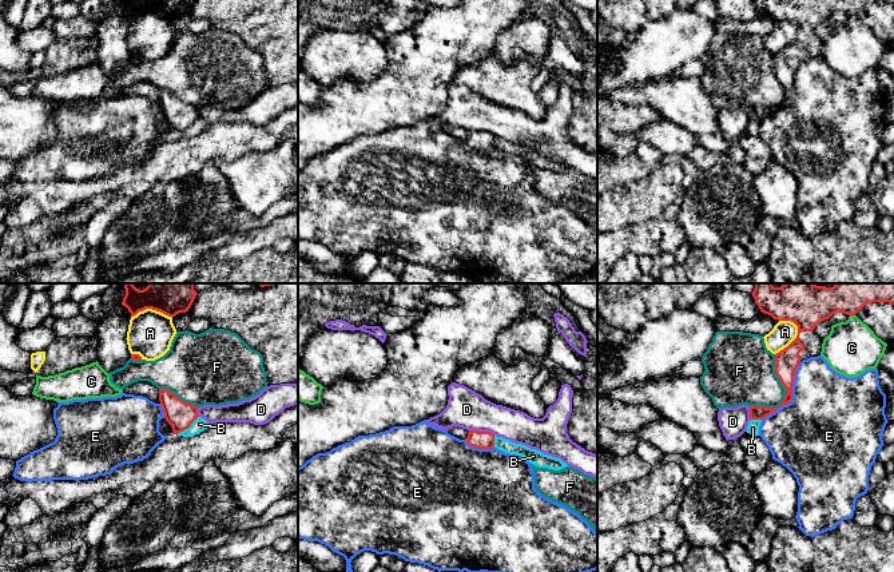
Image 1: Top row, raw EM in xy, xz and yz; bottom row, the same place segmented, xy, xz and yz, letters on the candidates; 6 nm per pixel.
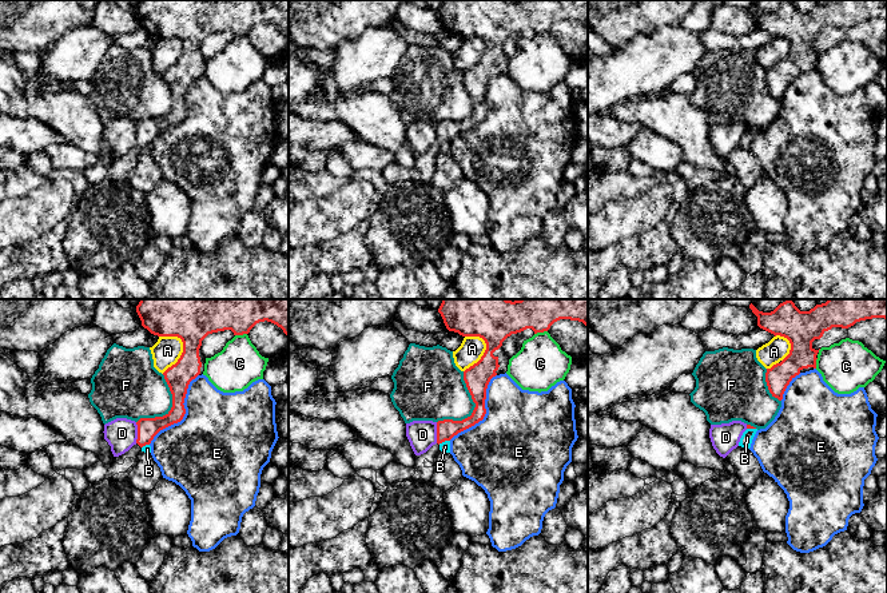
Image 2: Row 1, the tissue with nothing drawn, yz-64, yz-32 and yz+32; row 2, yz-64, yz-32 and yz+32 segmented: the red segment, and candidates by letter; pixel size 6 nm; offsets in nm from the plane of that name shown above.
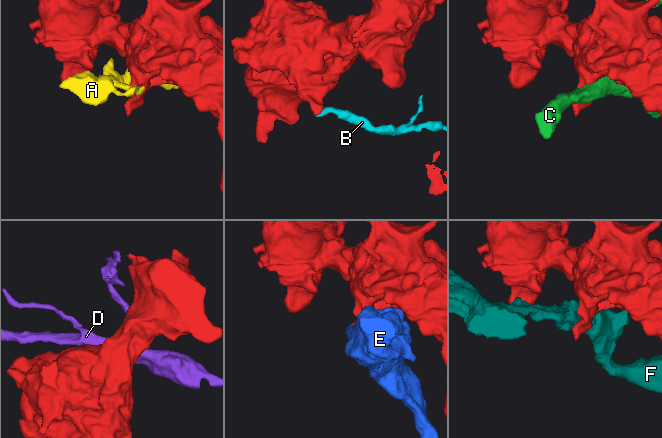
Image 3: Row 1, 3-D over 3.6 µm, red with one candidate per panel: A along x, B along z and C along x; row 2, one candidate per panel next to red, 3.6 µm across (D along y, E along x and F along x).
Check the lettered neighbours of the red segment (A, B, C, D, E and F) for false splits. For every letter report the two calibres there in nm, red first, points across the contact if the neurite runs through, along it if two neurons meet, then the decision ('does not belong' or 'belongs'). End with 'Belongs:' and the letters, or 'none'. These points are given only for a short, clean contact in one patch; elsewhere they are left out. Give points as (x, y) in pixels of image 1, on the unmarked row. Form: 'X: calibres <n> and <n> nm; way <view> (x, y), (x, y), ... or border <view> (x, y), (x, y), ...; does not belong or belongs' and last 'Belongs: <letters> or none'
A: calibres 180 and 140 nm; does not belong
B: calibres 170 and 80 nm; border xy (198, 116), (187, 128), (177, 134); does not belong
C: calibres 160 and 320 nm; border yz (850, 15), (854, 16); does not belong
D: calibres 110 and 240 nm; border xz (469, 130), (495, 135); does not belong
E: calibres 140 and 480 nm; does not belong
F: calibres 140 and 320 nm; does not belong
Belongs: none

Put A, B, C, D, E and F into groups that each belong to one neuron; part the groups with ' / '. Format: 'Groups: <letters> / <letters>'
Groups: A / B / C / D / E / F

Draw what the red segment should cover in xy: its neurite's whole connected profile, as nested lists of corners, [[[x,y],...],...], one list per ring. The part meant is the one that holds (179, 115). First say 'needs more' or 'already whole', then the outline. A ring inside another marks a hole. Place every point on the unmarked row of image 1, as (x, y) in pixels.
already whole; [[[159,90],[159,102],[164,119],[171,126],[174,135],[188,130],[199,118],[198,107],[182,102],[168,90]]]

